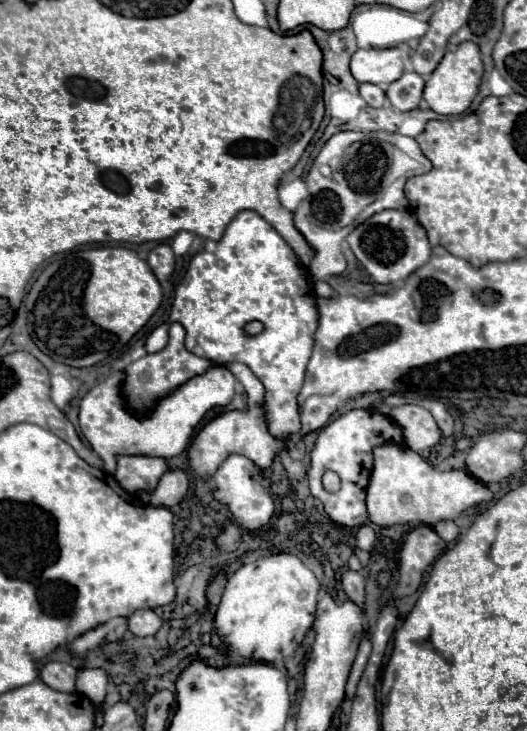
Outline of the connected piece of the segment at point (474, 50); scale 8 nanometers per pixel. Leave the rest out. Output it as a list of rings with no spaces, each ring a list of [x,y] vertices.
[[[464,42],[452,50],[448,50],[434,70],[434,74],[428,78],[424,88],[424,100],[430,110],[438,114],[462,114],[470,108],[474,96],[478,94],[480,80],[484,74],[484,64],[480,56],[480,48],[472,42]]]

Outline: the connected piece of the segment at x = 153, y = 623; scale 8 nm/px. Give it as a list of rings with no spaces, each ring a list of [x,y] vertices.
[[[136,610],[128,620],[128,628],[136,636],[152,636],[158,632],[160,626],[162,618],[154,610]]]

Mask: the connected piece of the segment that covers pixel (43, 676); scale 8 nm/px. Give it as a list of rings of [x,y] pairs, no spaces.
[[[48,662],[40,670],[40,680],[58,692],[74,692],[76,676],[78,670],[66,662]]]

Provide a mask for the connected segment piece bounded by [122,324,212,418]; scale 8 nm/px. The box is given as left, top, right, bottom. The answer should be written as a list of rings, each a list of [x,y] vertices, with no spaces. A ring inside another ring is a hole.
[[[172,324],[170,326],[170,342],[162,352],[146,354],[144,358],[140,358],[124,368],[126,380],[122,384],[122,396],[126,400],[126,408],[132,410],[138,418],[152,412],[164,396],[172,394],[176,388],[186,384],[190,378],[204,374],[212,366],[210,360],[198,358],[184,348],[184,336],[186,336],[184,328],[180,324]]]

